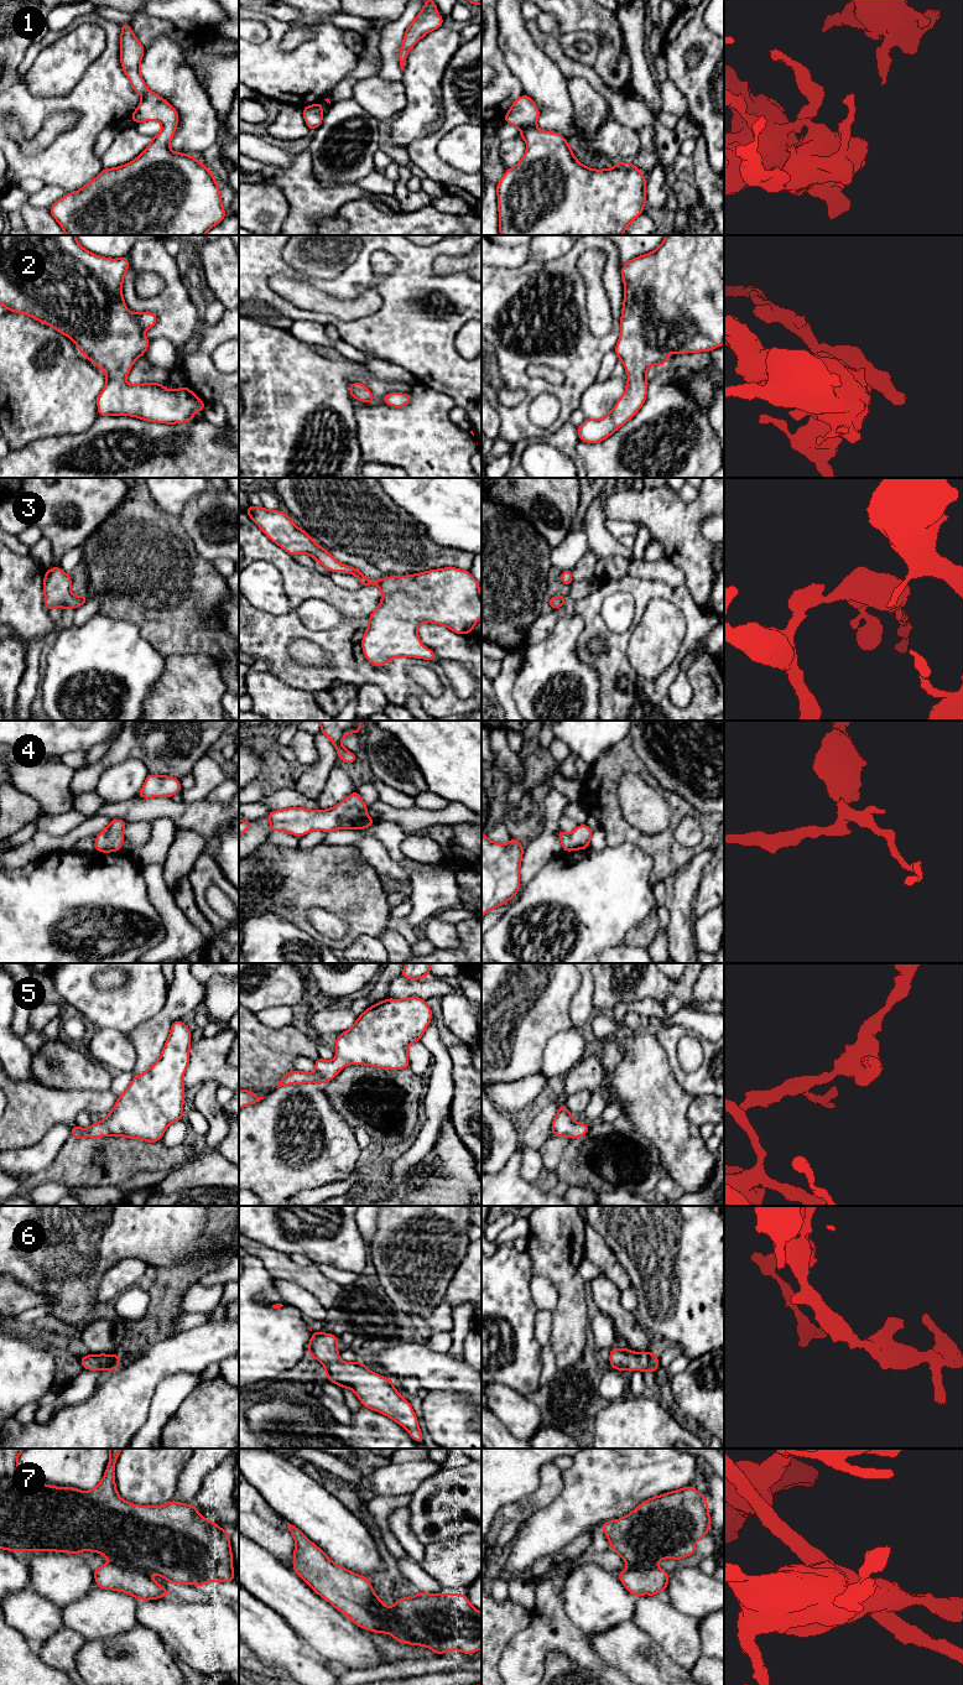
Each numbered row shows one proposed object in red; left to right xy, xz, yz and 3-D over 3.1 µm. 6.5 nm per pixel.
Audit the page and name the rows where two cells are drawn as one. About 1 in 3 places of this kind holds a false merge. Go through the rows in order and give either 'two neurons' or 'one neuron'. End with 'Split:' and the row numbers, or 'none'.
1: one neuron
2: one neuron
3: one neuron
4: one neuron
5: one neuron
6: one neuron
7: one neuron
Split: none

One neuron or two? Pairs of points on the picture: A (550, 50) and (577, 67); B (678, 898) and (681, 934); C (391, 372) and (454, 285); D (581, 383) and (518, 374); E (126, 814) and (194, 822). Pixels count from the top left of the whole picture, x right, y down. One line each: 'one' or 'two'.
A: one
B: one
C: two
D: one
E: one

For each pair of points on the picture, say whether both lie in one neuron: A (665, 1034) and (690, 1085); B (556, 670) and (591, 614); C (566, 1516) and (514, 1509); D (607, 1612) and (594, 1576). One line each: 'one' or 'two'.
A: one
B: two
C: two
D: one

